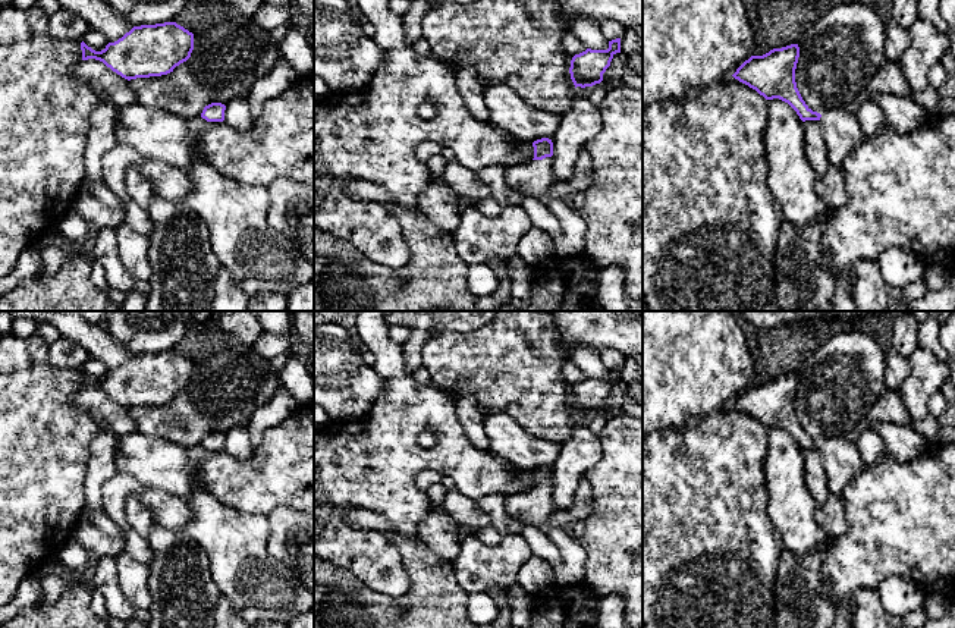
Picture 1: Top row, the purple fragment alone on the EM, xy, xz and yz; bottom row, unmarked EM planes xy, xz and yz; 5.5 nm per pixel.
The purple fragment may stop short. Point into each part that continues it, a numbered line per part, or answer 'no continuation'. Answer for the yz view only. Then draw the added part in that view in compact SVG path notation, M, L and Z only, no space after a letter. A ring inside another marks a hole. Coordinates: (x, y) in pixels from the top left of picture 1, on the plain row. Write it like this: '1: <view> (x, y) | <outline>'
1: yz (842, 462) | M824 437L820 443L827 489L842 496L846 484L866 470L858 446L846 437Z

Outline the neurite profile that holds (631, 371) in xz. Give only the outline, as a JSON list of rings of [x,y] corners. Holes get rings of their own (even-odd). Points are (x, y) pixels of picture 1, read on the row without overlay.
[[[625,357],[621,365],[621,381],[626,386],[629,396],[643,404],[643,357]]]

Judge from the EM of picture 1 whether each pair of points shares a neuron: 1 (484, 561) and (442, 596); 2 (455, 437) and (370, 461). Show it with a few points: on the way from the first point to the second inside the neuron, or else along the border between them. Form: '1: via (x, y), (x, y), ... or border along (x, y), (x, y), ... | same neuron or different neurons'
1: border along (452, 562), (456, 571), (456, 581), (468, 593) | different neurons
2: via (434, 458), (390, 459) | same neuron

